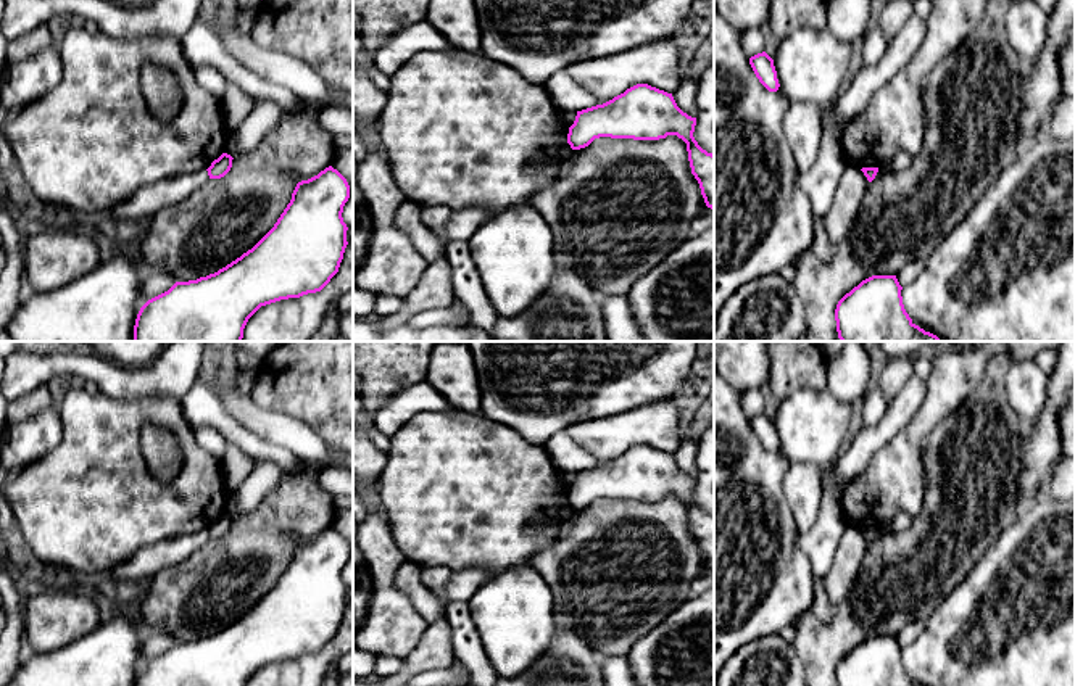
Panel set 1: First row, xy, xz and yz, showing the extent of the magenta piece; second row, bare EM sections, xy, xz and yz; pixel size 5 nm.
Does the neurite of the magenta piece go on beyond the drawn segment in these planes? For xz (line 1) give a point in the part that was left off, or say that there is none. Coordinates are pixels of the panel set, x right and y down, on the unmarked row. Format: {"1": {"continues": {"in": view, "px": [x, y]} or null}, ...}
{"1": {"continues": null}}

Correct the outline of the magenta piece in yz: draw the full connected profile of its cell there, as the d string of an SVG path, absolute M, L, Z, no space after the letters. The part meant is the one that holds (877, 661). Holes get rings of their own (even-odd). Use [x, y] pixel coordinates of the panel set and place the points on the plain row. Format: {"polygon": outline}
{"polygon": "M872 636L836 665L836 686L915 686L904 670L896 636Z"}

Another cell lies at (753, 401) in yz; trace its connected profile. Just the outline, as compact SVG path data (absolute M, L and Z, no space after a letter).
M748 390L741 395L741 406L746 419L762 414L766 411L766 399L762 390Z

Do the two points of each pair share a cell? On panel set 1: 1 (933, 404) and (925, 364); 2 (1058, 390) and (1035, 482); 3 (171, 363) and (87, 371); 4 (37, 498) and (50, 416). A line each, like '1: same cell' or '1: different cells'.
1: different cells
2: same cell
3: same cell
4: different cells

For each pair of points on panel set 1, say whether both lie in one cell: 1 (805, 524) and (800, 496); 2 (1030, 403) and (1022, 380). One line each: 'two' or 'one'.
1: one
2: one

